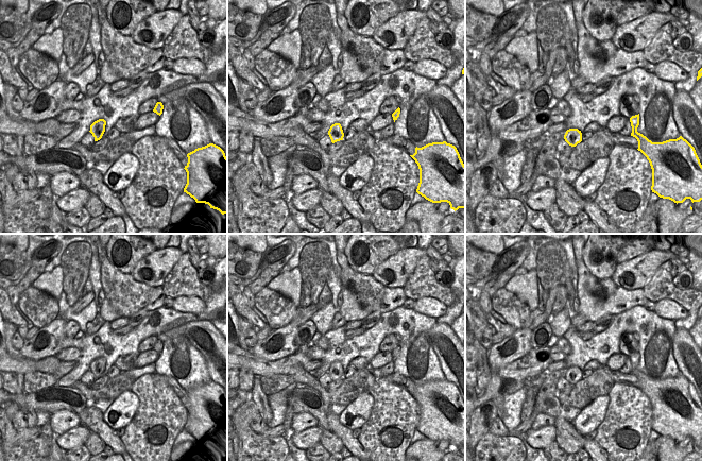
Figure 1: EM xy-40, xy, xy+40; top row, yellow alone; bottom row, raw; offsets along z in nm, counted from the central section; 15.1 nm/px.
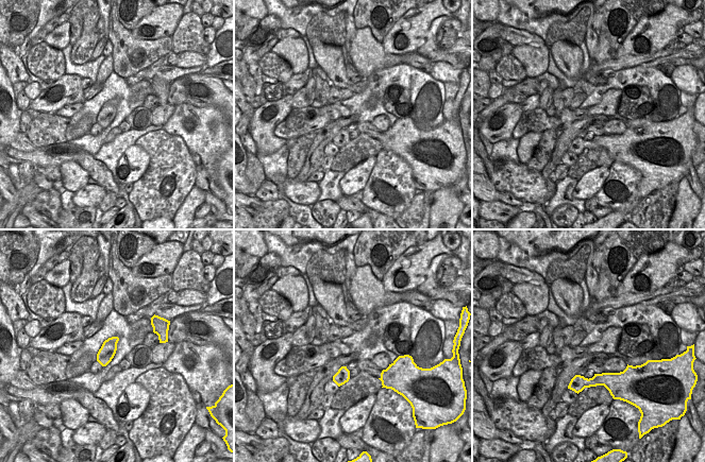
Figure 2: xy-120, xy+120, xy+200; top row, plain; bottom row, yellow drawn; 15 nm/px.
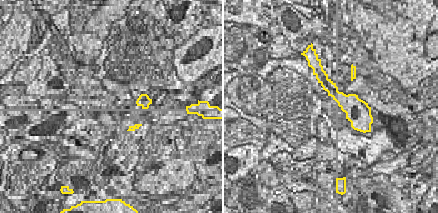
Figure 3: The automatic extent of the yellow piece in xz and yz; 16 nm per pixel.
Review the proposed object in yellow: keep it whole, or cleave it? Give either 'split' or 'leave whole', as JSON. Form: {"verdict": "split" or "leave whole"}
{"verdict": "leave whole"}

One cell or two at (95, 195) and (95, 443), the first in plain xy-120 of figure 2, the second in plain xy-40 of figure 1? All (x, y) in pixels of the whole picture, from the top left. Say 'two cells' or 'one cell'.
two cells

